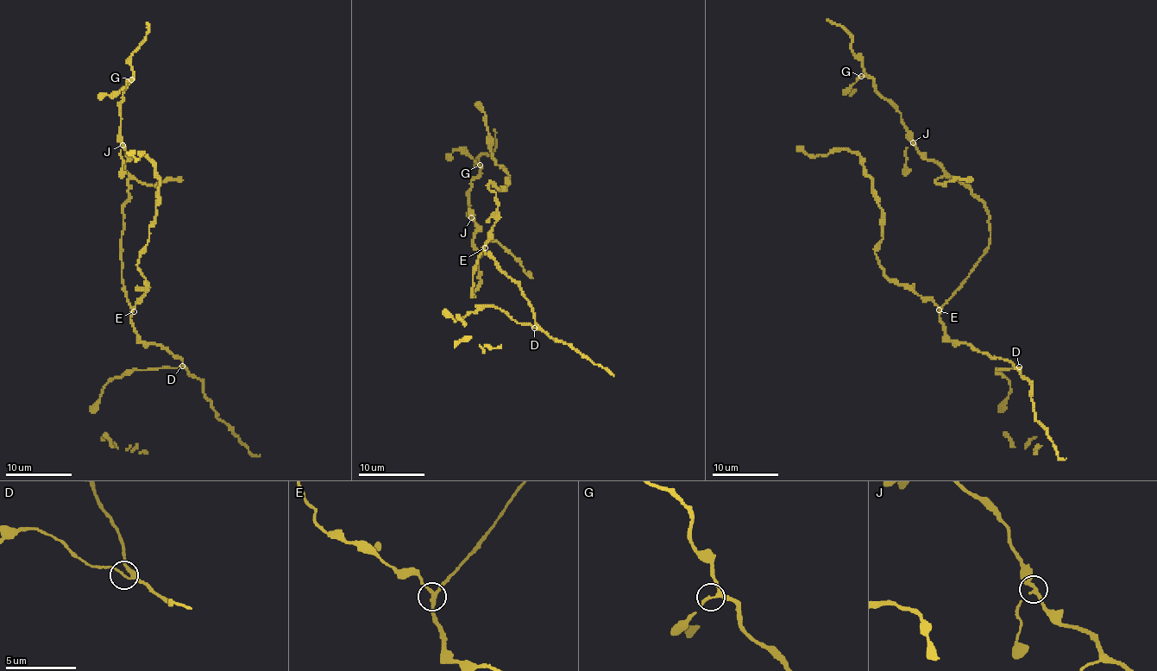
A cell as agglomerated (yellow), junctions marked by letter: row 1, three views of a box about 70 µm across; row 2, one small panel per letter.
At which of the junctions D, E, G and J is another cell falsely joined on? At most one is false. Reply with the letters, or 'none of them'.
none of them

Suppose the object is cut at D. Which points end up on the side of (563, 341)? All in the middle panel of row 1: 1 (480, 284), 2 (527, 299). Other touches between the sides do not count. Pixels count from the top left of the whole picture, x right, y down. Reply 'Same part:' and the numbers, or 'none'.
Same part: 1, 2

